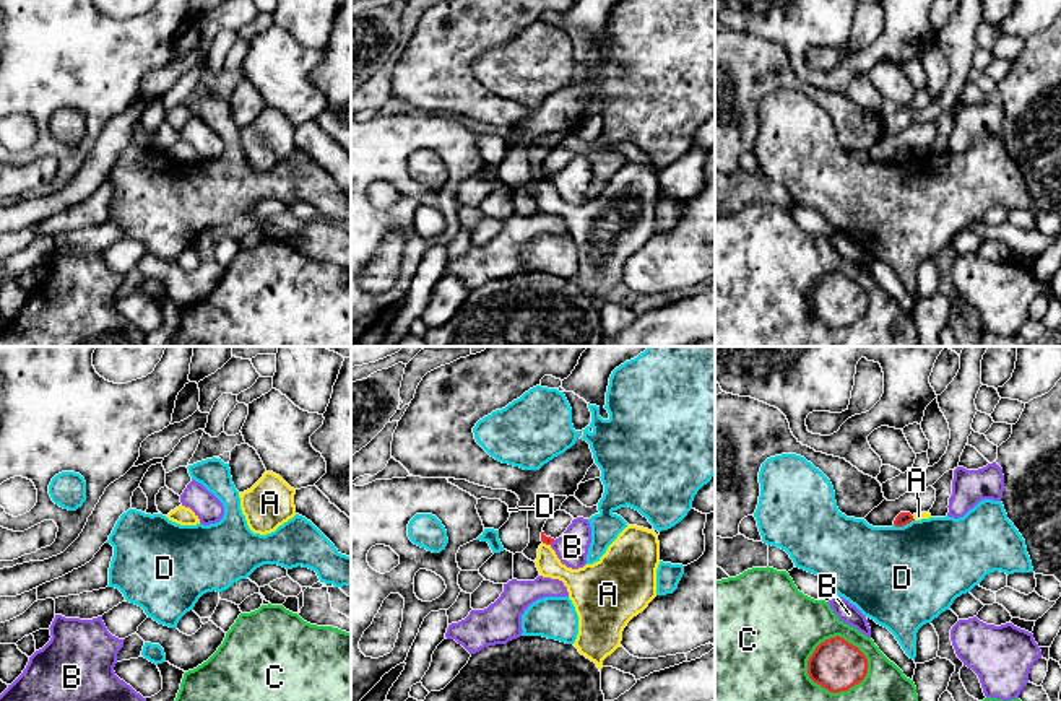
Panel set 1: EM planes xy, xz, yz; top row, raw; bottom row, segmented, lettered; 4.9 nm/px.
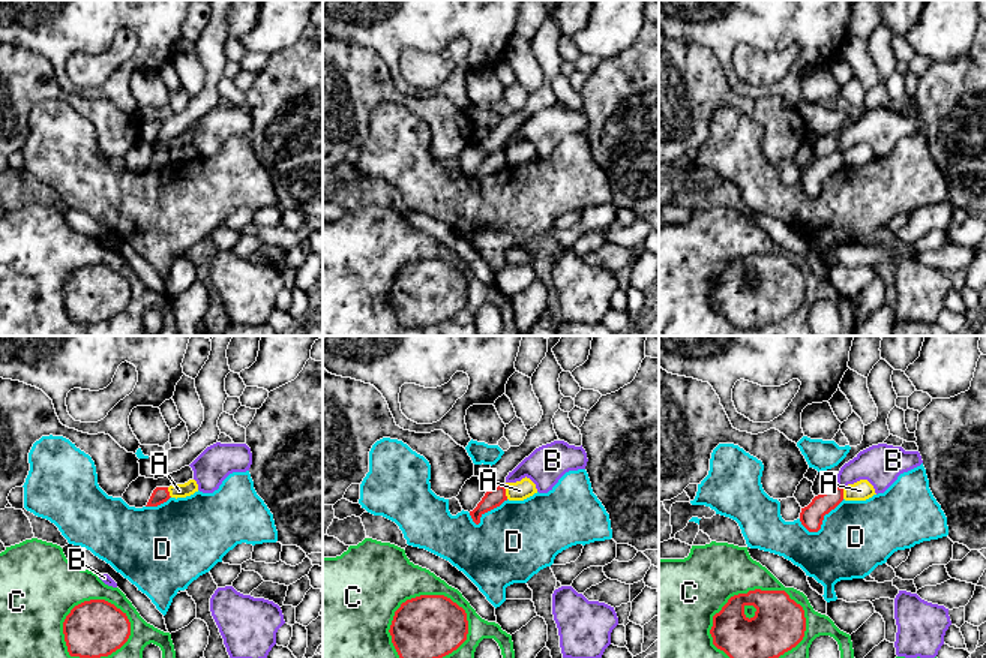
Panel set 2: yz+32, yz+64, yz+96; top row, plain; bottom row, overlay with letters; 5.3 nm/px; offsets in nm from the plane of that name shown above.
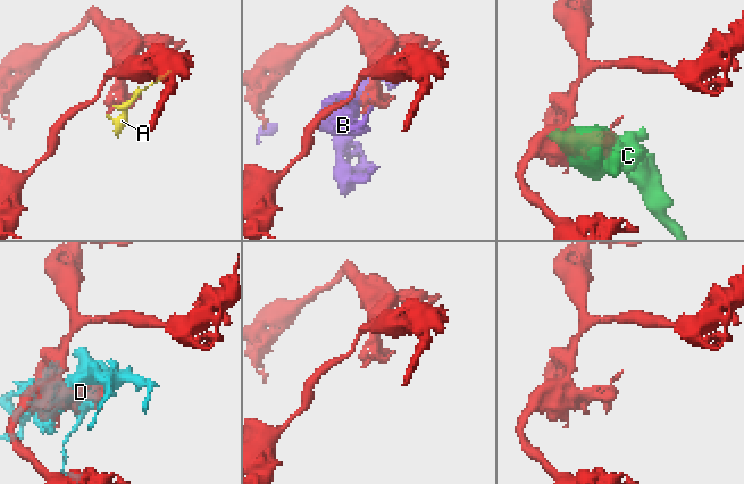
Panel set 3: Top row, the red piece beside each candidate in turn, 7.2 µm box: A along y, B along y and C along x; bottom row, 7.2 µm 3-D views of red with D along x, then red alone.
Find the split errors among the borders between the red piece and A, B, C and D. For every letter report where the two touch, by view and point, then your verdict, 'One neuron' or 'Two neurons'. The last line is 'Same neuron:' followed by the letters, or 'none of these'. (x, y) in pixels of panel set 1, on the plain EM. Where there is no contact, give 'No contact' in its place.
A: Touches red at xz (546, 179). Two neurons
B: Touches red at xz (551, 178). Two neurons
C: Touches red at yz (832, 327). Two neurons
D: Touches red at yz (904, 160). Two neurons
Same neuron: none of these

